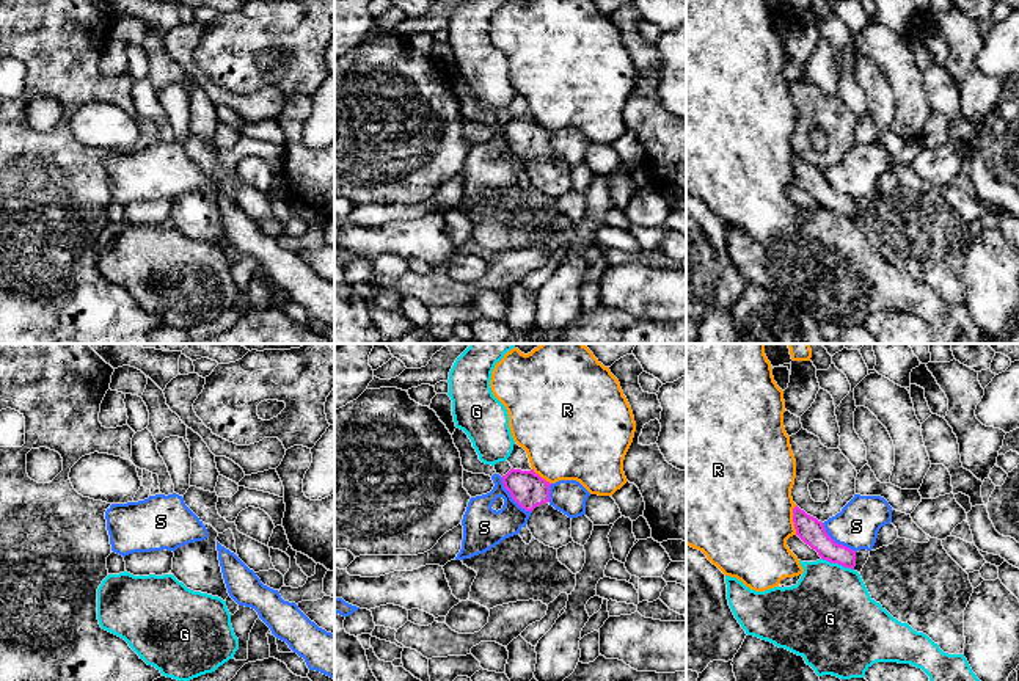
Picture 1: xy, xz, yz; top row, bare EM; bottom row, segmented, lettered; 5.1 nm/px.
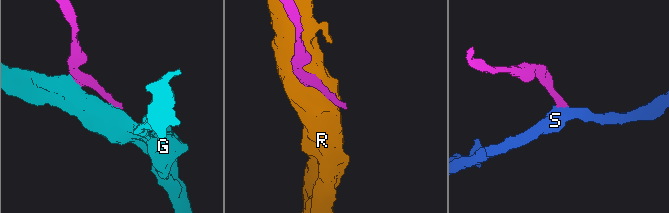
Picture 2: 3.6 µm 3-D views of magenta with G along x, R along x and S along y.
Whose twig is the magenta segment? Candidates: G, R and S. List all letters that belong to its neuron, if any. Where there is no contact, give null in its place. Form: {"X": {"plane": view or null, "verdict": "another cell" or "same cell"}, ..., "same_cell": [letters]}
{"G": {"plane": "yz", "verdict": "another cell"}, "R": {"plane": "yz", "verdict": "another cell"}, "S": {"plane": "xz", "verdict": "another cell"}, "same_cell": []}

